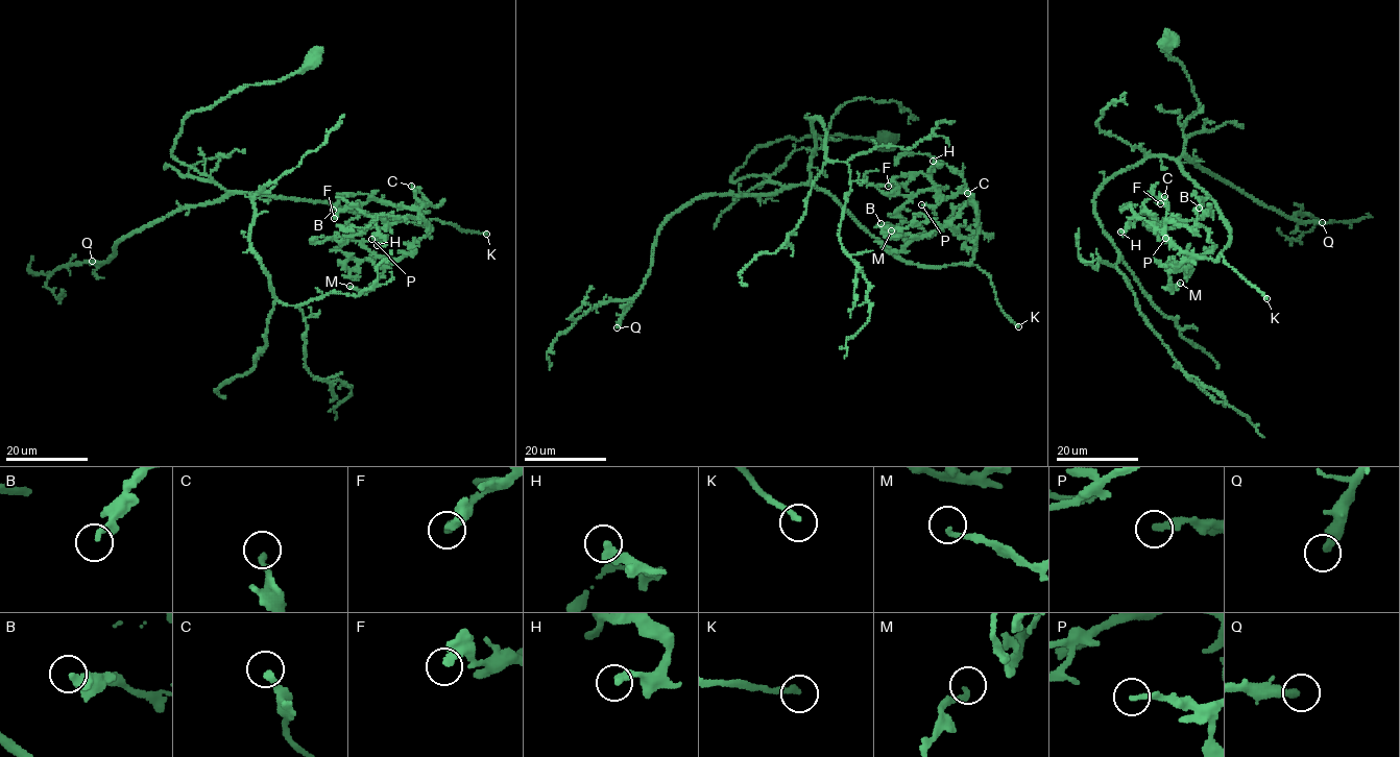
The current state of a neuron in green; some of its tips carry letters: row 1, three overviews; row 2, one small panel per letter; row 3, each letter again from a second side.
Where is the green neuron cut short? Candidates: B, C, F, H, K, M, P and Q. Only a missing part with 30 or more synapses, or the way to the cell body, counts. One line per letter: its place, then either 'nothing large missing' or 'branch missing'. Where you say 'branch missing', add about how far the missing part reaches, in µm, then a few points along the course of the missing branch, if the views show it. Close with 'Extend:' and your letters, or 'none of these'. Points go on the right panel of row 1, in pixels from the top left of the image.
B: place (1199, 208); nothing large missing
C: place (1164, 196); nothing large missing
F: place (1160, 203); nothing large missing
H: place (1120, 232); nothing large missing
K: place (1266, 298); branch missing; missing 70 µm; course (1266, 298), (1264, 304), (1215, 286), (1204, 277), (1141, 269), (1139, 286), (1149, 301), (1147, 310)
M: place (1180, 283); nothing large missing
P: place (1165, 238); nothing large missing
Q: place (1322, 222); branch missing; missing 20 µm; course (1322, 222), (1366, 230), (1371, 224), (1379, 224)
Extend: K, Q

